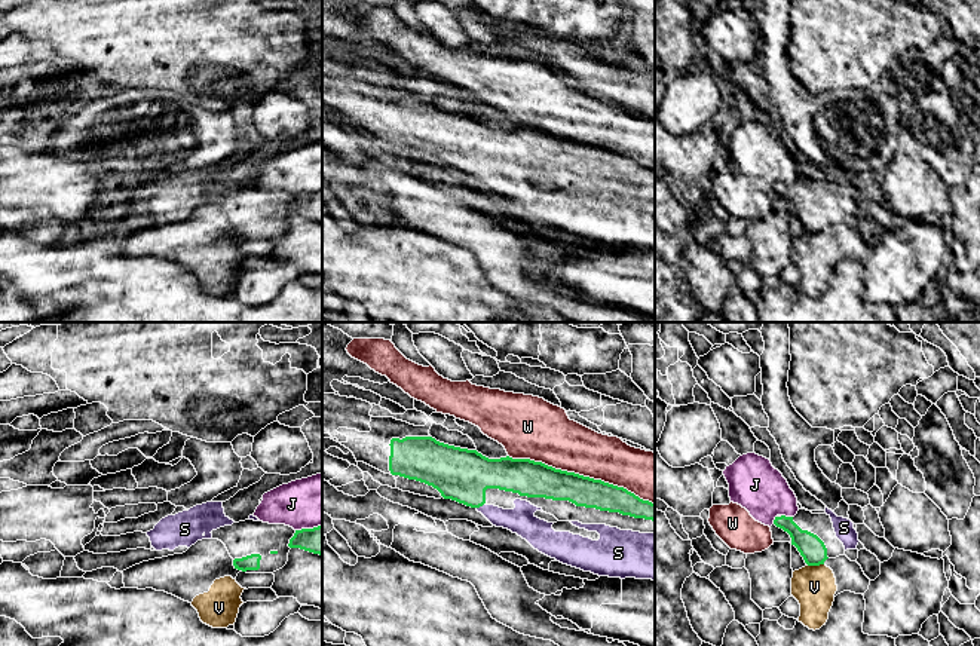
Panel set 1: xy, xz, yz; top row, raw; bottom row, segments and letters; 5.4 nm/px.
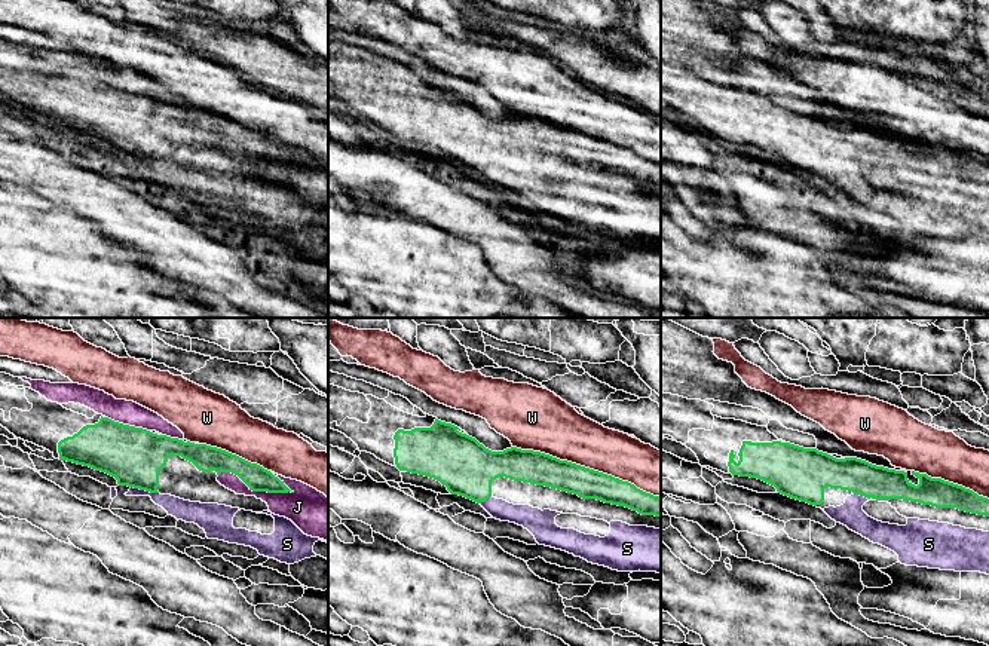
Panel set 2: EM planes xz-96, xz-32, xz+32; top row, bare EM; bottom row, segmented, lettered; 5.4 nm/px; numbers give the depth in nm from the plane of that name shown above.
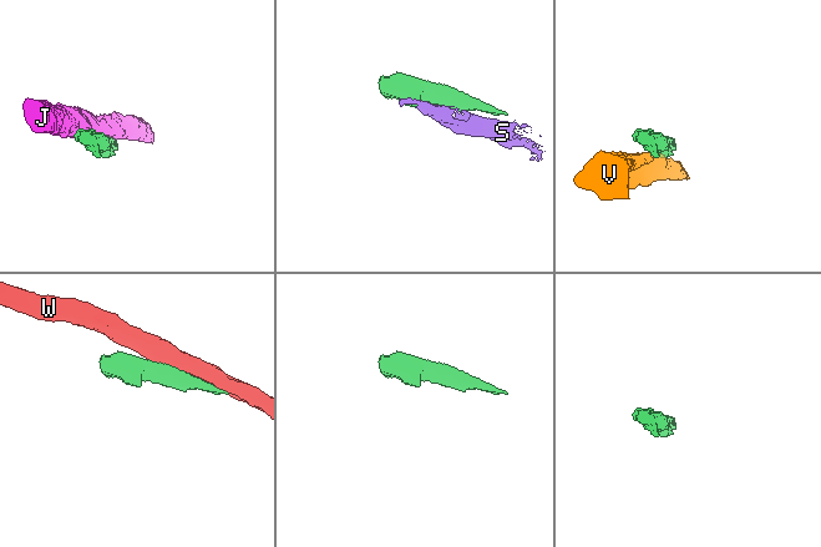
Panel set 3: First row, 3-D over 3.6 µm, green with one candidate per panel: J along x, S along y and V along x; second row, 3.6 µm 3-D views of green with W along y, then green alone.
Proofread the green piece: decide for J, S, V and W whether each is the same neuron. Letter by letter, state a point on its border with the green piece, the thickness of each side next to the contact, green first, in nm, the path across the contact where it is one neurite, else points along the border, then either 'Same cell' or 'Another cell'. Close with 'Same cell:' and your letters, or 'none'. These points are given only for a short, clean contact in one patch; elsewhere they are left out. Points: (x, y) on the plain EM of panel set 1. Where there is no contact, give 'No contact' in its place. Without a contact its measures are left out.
J: Touches green at yz (787, 184). Thickness 140 nm (green) against 280 nm. Another cell
S: Touches green at xz (480, 173). Thickness 280 nm (green) against 150 nm. Same cell
V: Touches green at yz (815, 232). Thickness 140 nm (green) against 240 nm. Another cell
W: Touches green at xz (581, 143). Thickness 190 nm (green) against 280 nm. Another cell
Same cell: S

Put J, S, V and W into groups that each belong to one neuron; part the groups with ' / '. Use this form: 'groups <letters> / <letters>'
groups J / S / V / W

